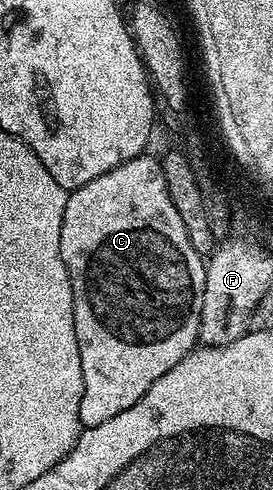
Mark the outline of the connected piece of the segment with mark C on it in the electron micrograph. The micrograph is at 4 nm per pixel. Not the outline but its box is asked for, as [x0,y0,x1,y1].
[60,152,206,428]

